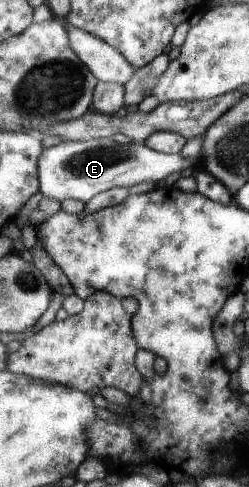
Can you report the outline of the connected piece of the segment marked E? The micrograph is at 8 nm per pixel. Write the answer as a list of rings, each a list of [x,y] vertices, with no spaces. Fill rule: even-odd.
[[[105,137],[88,141],[63,141],[46,148],[40,156],[40,186],[45,197],[59,202],[73,198],[86,204],[95,195],[113,187],[130,187],[139,182],[155,182],[157,185],[171,182],[181,170],[192,168],[202,158],[193,160],[181,153],[168,155],[154,151],[145,143],[118,144]]]

